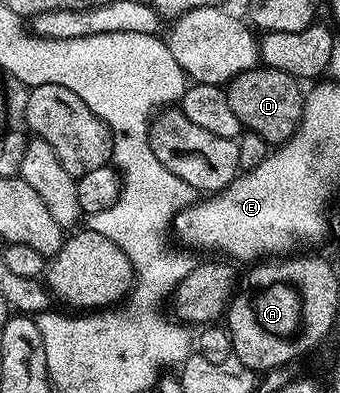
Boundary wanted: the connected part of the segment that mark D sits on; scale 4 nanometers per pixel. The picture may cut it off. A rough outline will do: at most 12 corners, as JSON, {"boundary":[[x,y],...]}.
{"boundary":[[258,65],[225,96],[245,131],[280,145],[301,124],[294,75]]}

